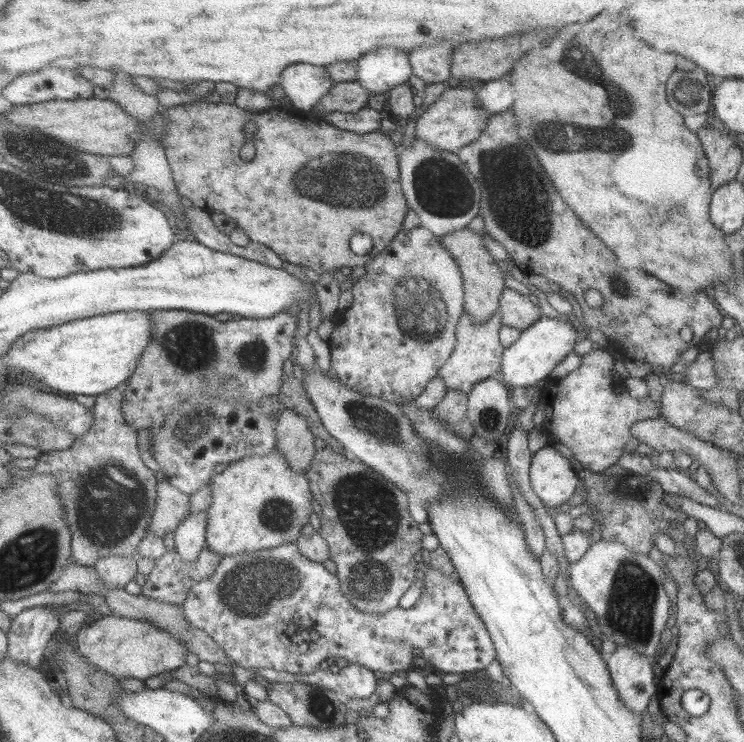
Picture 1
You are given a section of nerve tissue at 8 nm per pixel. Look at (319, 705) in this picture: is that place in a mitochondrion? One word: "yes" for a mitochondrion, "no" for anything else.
yes

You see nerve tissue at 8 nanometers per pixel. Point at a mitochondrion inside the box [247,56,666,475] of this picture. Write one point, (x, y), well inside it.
(516, 206)

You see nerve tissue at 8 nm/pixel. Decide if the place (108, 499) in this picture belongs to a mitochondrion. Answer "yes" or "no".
yes

